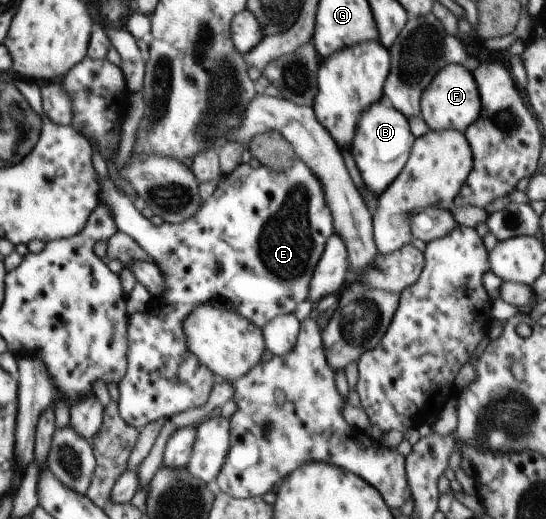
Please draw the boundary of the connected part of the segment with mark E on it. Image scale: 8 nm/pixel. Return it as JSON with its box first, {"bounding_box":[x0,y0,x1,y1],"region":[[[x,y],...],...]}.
{"bounding_box":[101,158,334,431],"region":[[[299,158],[288,171],[280,172],[263,165],[253,168],[241,163],[218,182],[213,195],[202,202],[196,216],[181,224],[154,226],[135,209],[133,199],[119,192],[109,177],[101,186],[101,205],[111,211],[118,230],[131,236],[153,258],[166,284],[164,296],[156,298],[148,310],[130,315],[128,320],[128,372],[117,384],[118,402],[125,422],[140,431],[153,420],[169,420],[189,408],[199,408],[209,398],[215,374],[190,351],[184,331],[184,322],[194,308],[207,301],[221,301],[261,328],[275,317],[294,313],[301,302],[308,300],[315,267],[327,239],[334,234],[334,226],[319,179]]]}

